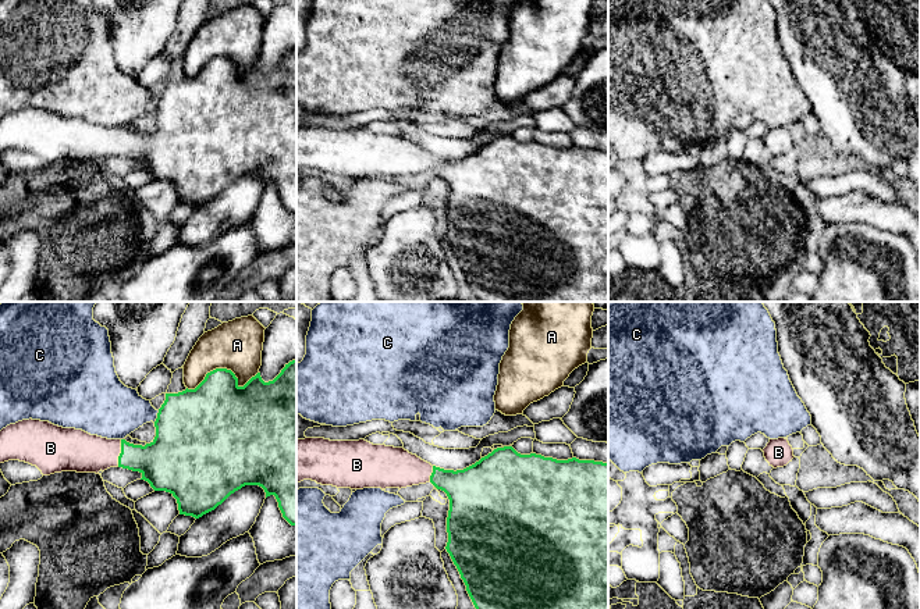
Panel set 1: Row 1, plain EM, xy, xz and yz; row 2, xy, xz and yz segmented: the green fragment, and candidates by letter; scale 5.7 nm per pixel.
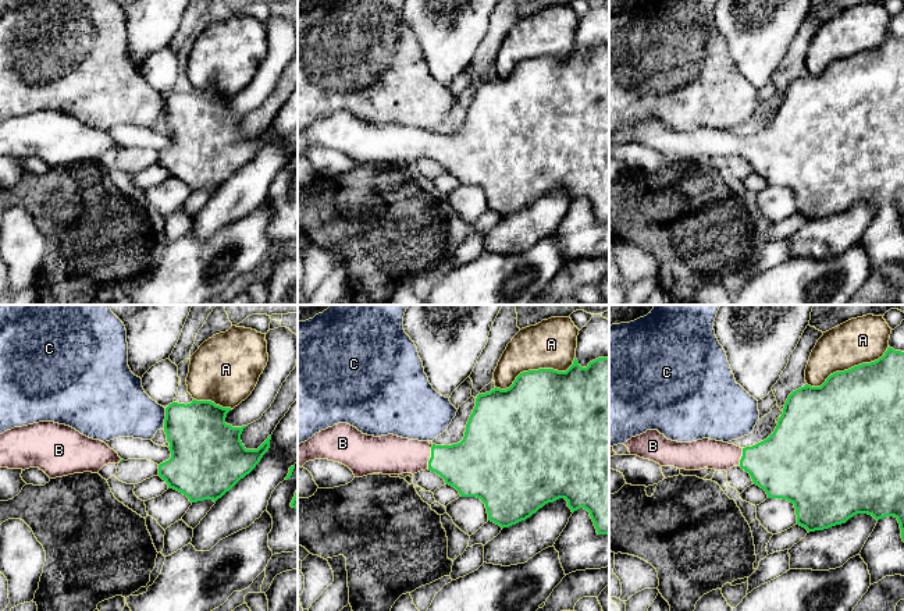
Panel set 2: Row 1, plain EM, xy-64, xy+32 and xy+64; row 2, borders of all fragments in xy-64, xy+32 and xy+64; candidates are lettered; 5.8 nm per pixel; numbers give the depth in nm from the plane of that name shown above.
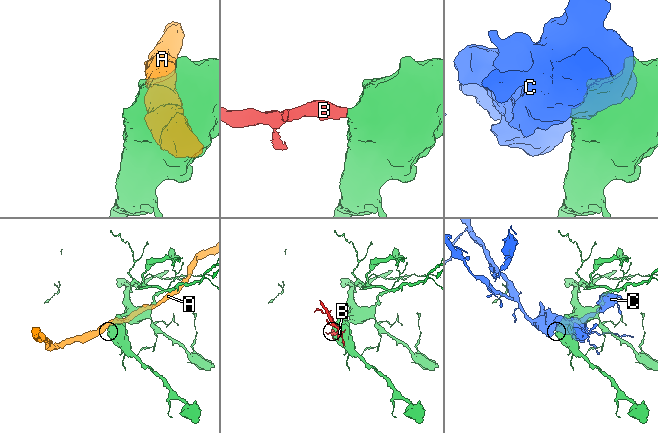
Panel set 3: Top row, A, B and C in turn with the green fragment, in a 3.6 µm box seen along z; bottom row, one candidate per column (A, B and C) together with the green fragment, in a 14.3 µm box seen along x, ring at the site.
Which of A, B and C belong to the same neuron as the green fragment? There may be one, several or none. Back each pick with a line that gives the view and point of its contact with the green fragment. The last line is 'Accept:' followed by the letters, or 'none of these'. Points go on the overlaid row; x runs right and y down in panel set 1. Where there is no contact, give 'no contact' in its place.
B: xy (120, 453)
Accept: B

